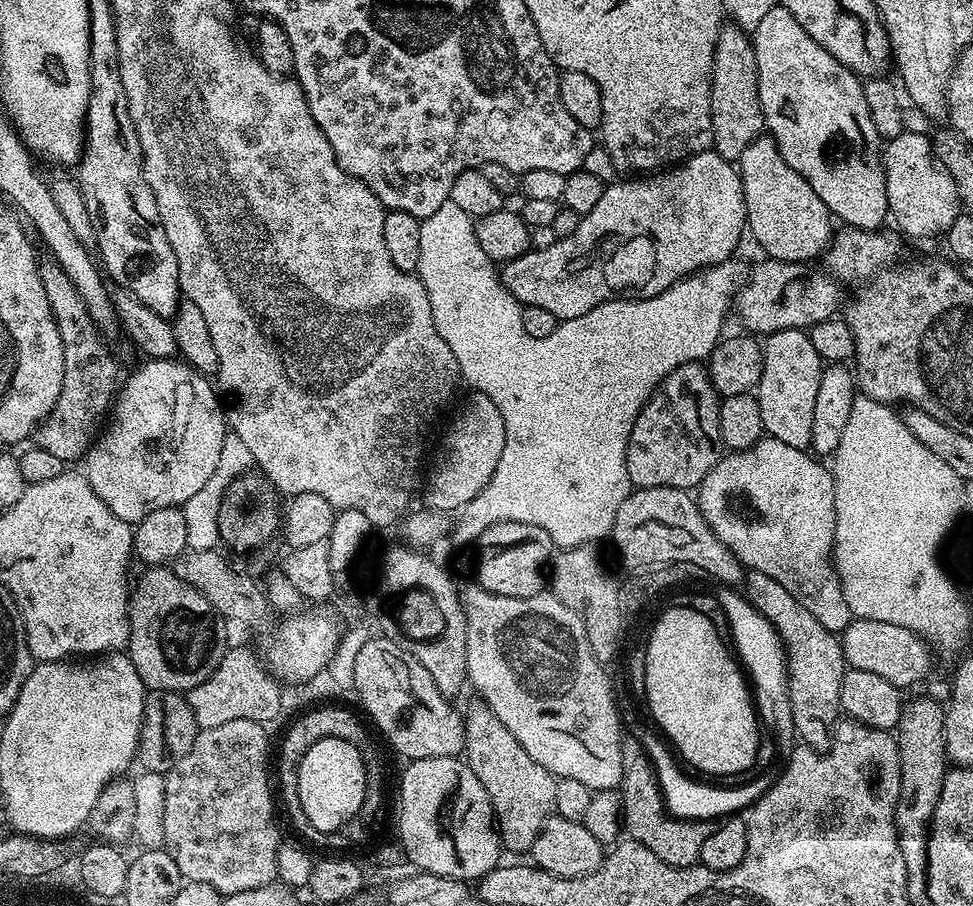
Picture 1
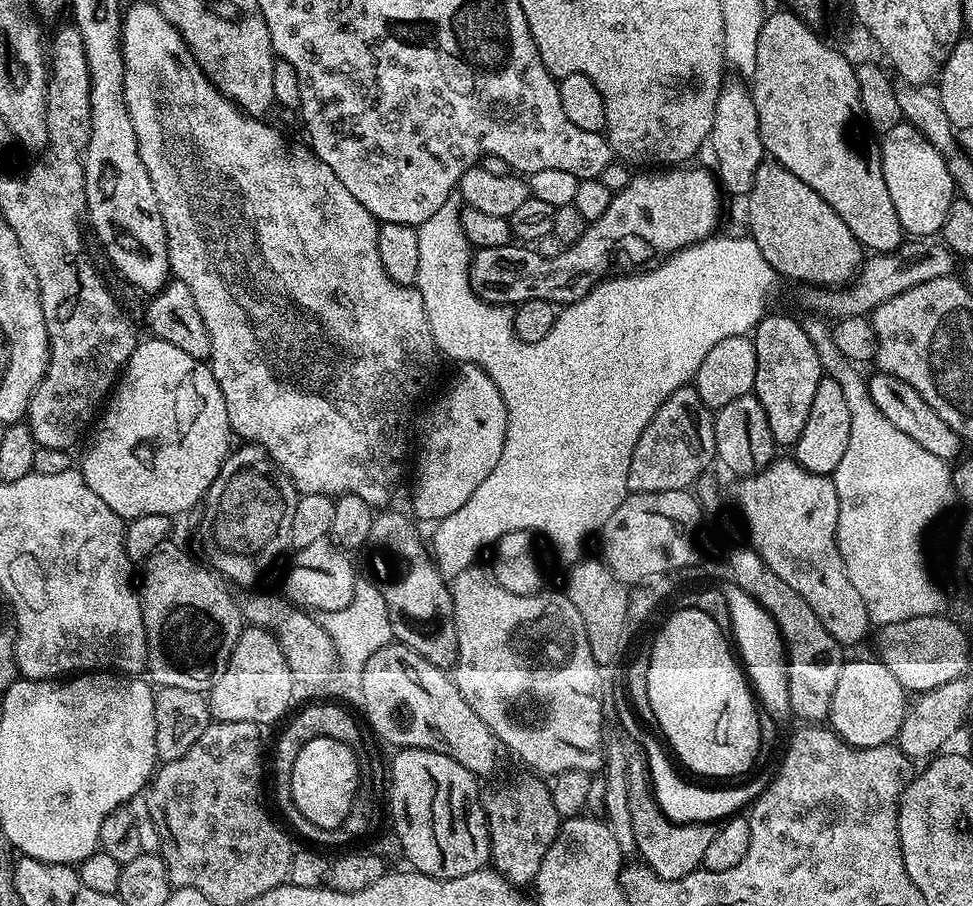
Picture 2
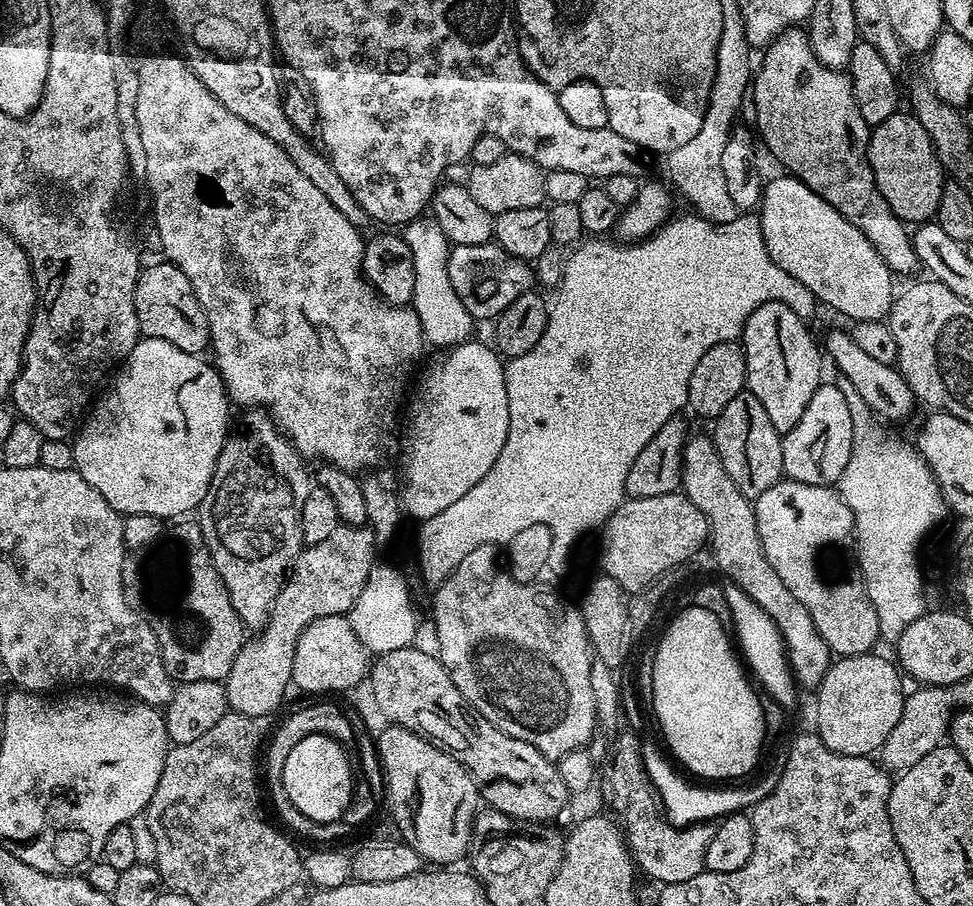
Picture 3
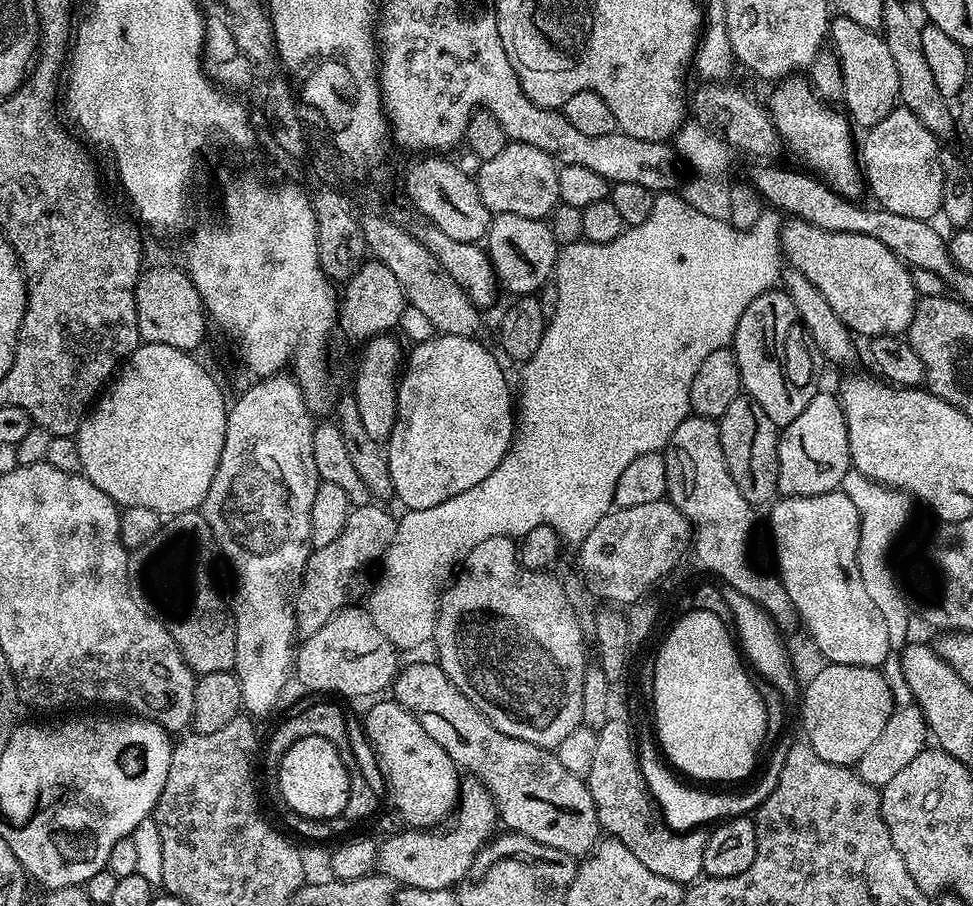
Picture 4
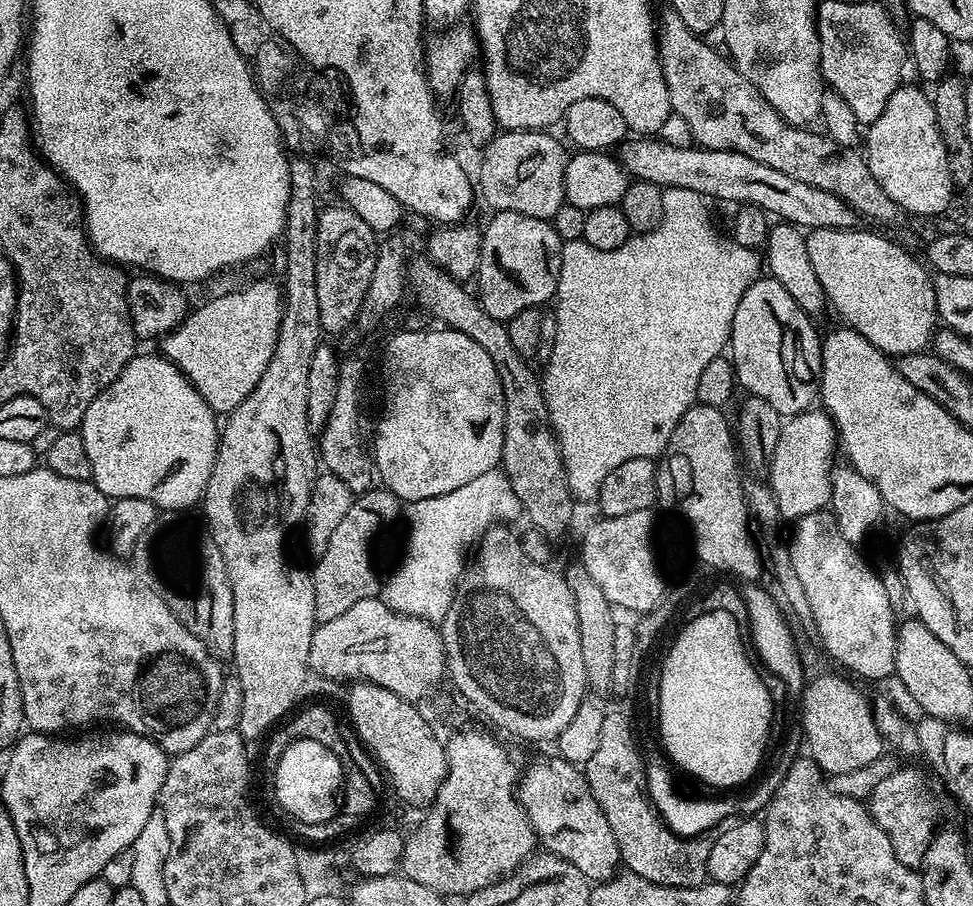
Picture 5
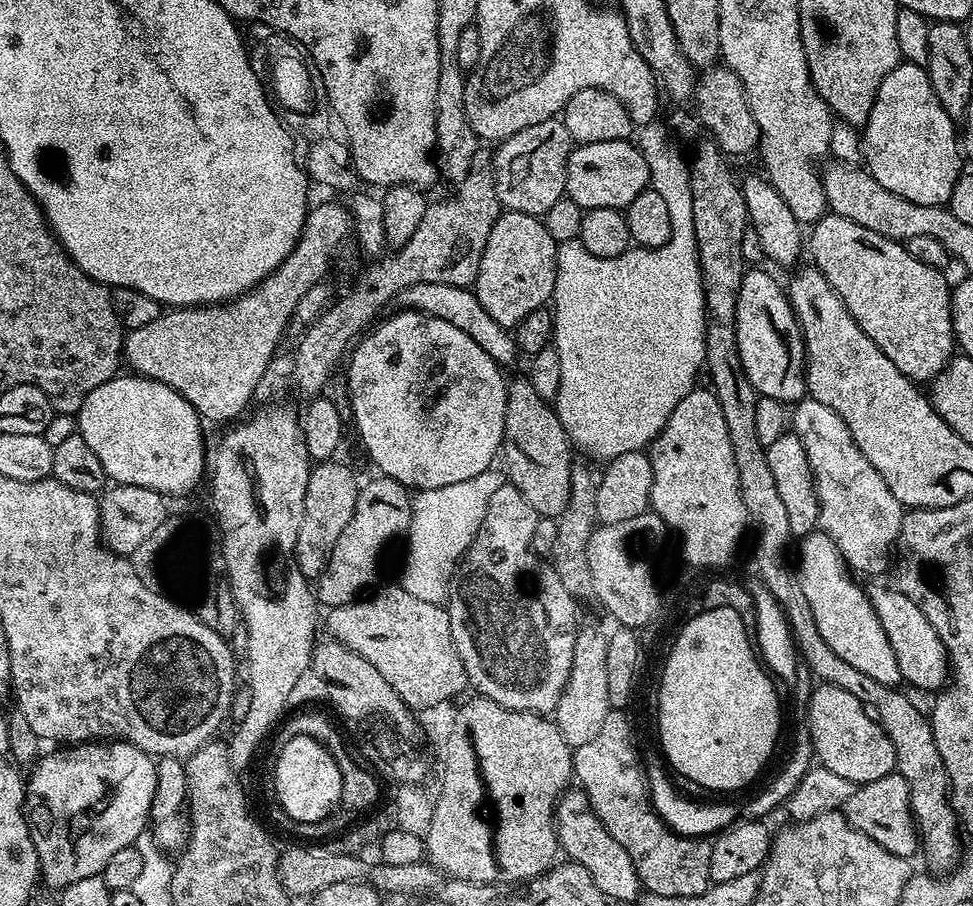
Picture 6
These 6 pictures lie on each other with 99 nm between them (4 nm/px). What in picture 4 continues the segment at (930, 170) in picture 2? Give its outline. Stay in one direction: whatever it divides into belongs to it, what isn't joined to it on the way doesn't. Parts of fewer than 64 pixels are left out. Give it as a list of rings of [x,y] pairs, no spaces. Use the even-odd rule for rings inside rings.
[[[897,106],[882,122],[863,133],[864,148],[859,149],[862,161],[862,175],[867,191],[879,207],[906,218],[931,221],[942,206],[942,162],[941,145],[938,138],[922,126],[922,122],[909,108]]]

